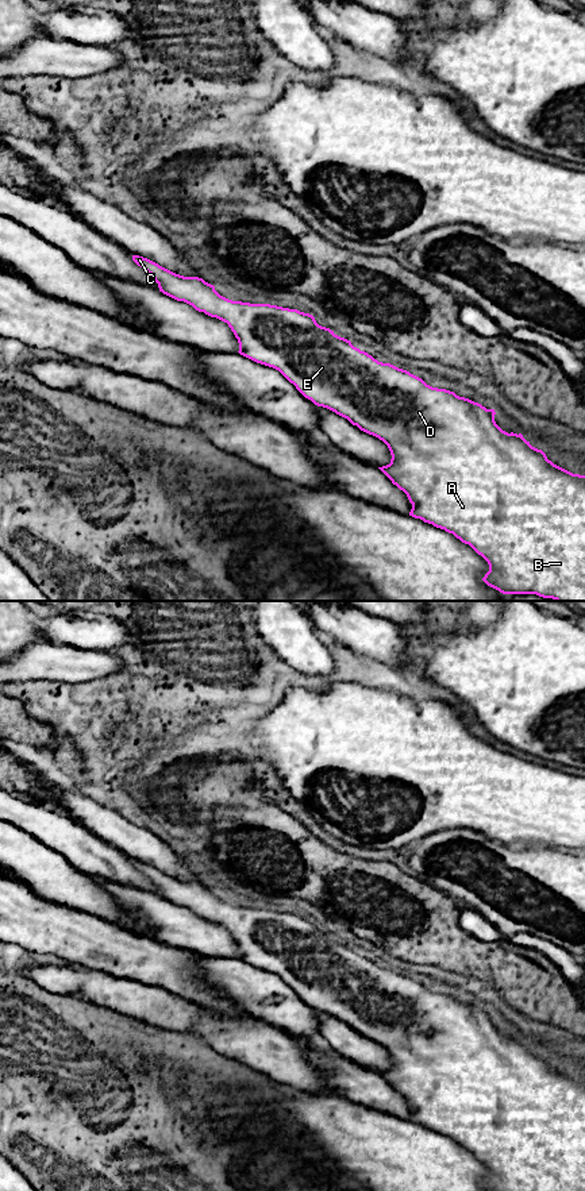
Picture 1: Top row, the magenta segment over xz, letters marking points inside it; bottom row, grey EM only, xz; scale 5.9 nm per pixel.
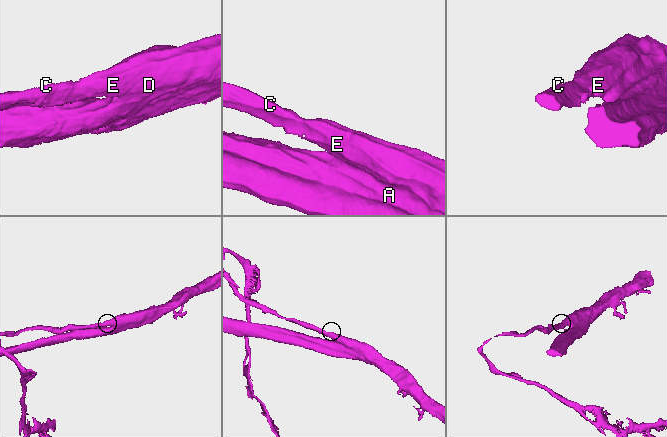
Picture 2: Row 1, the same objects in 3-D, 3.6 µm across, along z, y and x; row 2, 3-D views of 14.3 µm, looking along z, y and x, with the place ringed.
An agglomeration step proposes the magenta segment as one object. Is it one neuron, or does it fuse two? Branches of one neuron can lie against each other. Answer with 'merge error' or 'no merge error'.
no merge error

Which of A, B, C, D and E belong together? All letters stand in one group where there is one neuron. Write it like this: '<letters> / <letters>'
A B C D E

